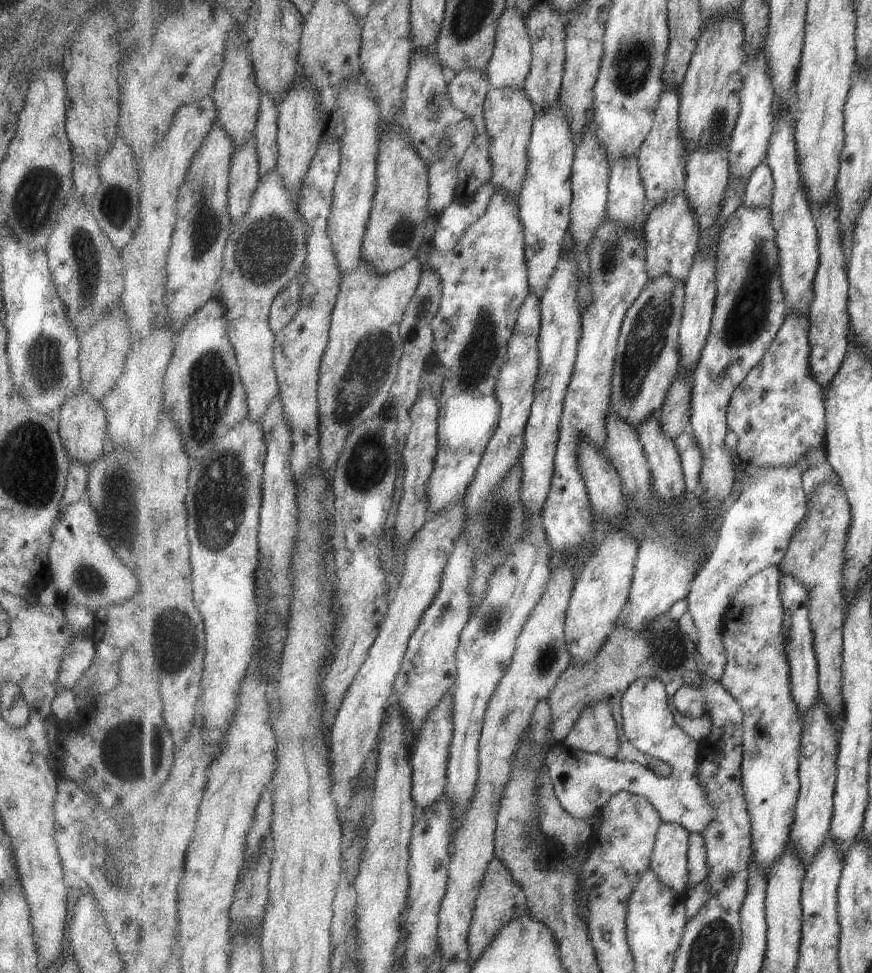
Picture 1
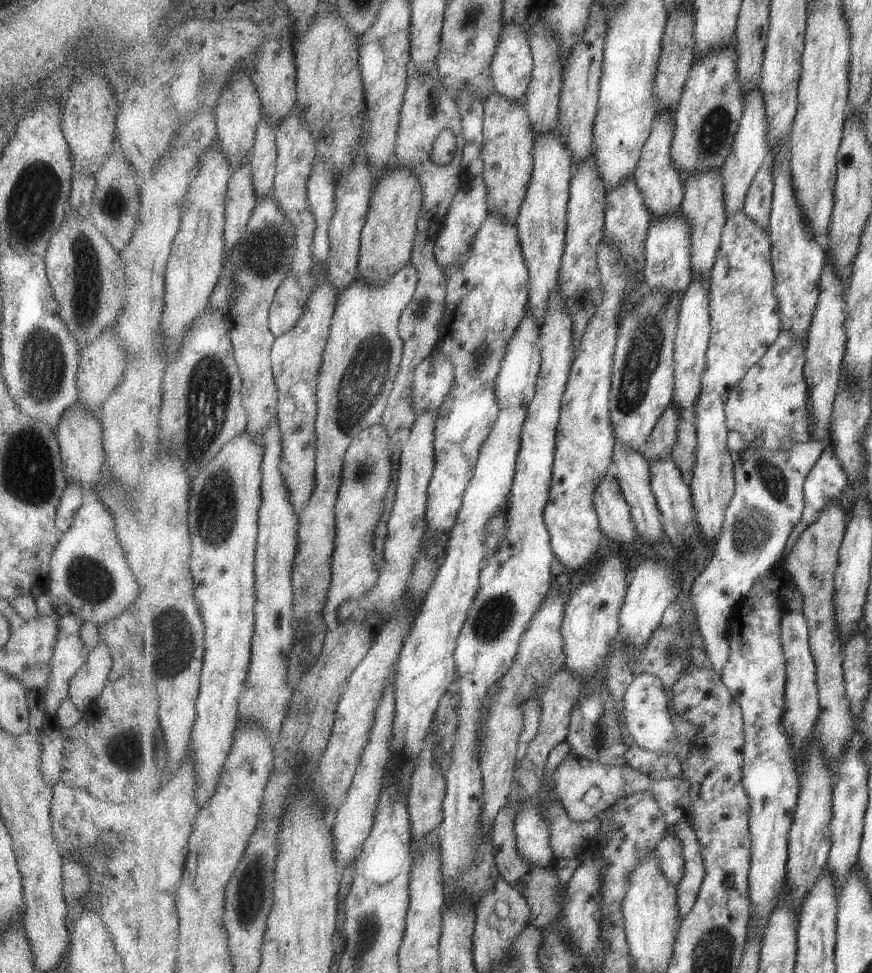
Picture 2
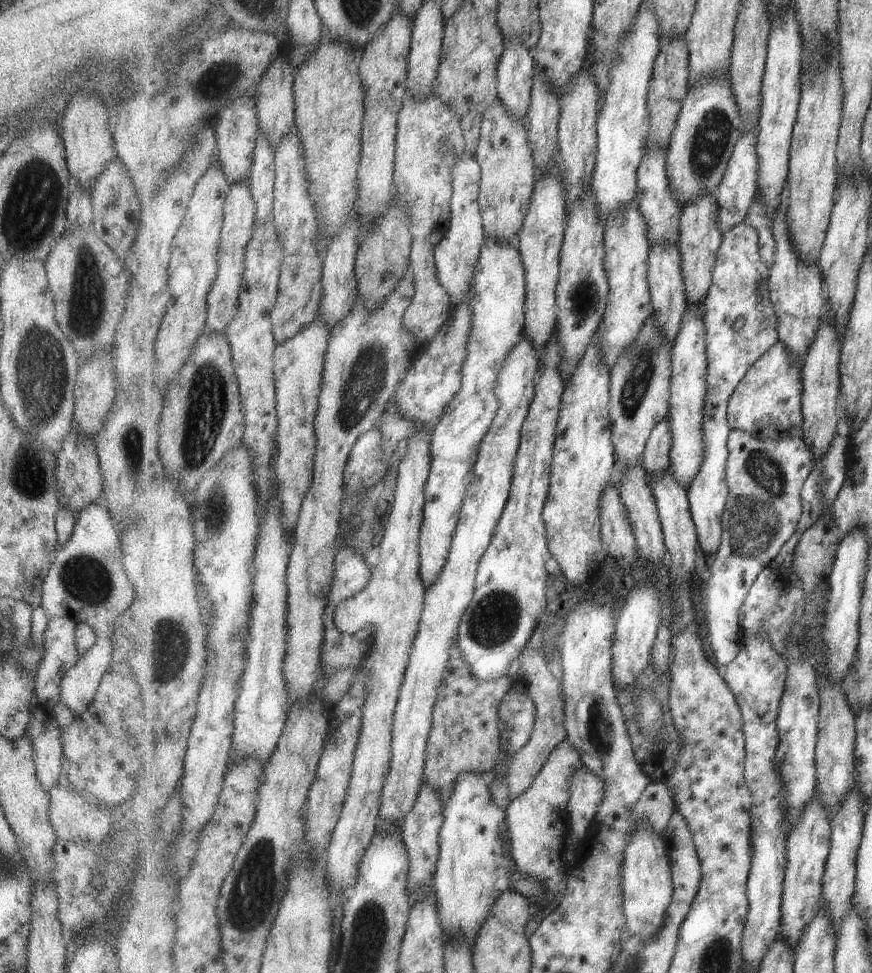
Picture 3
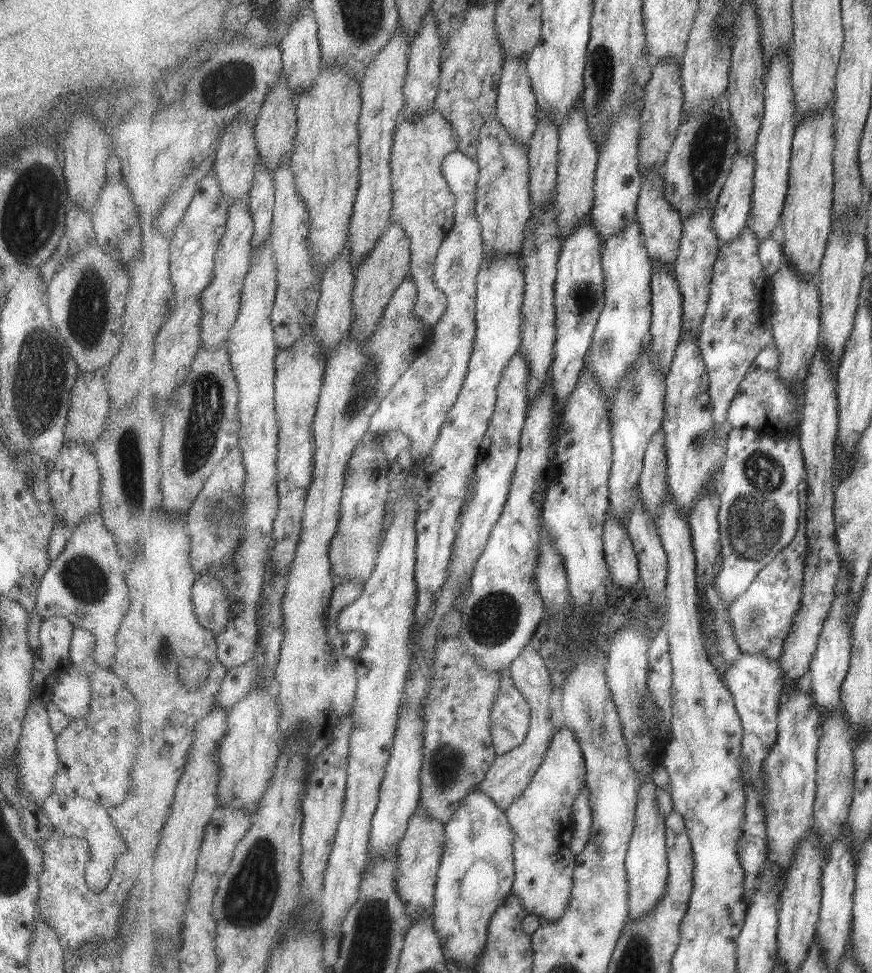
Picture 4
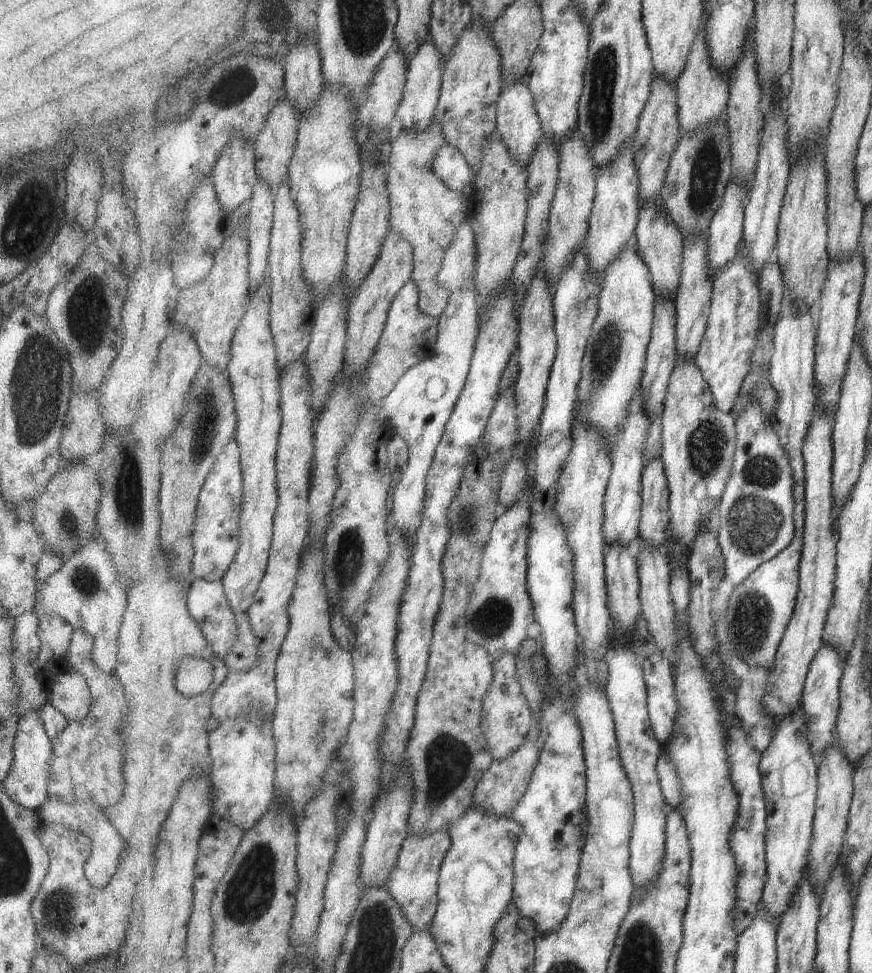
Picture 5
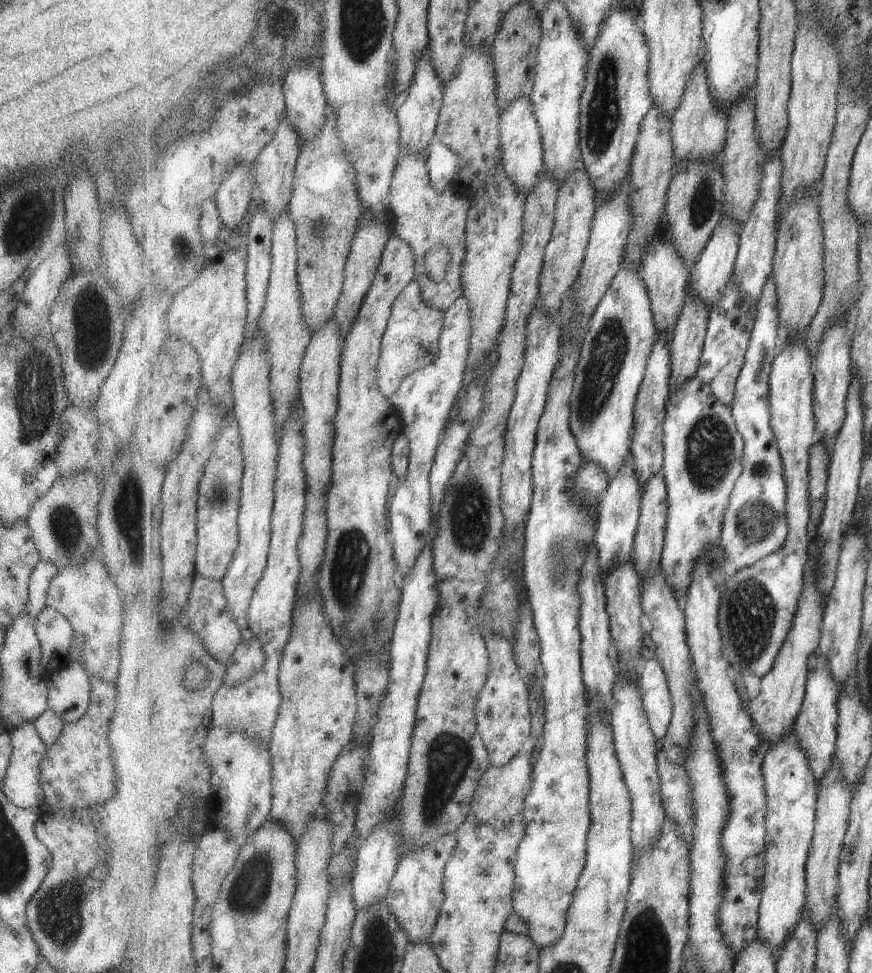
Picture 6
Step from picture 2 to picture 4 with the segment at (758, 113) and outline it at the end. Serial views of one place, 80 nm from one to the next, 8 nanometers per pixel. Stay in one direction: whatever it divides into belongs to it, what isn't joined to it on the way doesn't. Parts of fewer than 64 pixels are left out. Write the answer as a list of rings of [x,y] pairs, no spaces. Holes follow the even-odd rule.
[[[739,153],[735,160],[736,164],[729,174],[712,218],[712,227],[721,246],[741,236],[748,226],[752,209],[756,158]]]

